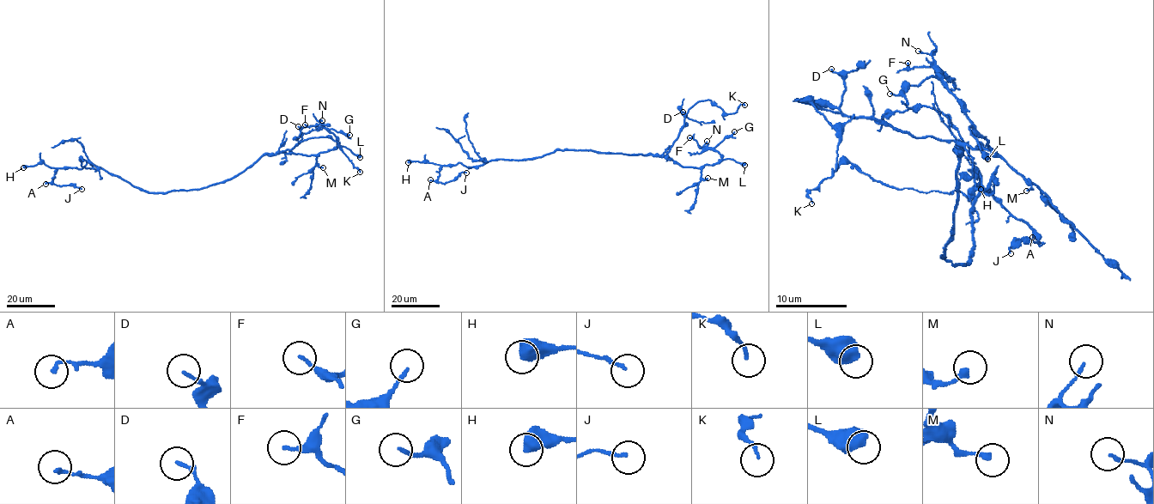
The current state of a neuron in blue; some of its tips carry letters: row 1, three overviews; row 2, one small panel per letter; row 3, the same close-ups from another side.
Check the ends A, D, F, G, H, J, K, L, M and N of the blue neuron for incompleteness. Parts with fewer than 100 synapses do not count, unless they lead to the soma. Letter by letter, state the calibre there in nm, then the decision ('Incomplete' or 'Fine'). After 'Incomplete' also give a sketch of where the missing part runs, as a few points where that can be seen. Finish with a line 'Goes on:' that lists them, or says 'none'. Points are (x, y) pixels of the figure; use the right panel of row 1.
A: Thickness 140 nm. Fine
D: Thickness 130 nm. Fine
F: Thickness 150 nm. Fine
G: Thickness 140 nm. Fine
H: Thickness 650 nm. Fine
J: Thickness 130 nm. Fine
K: Thickness 120 nm. Fine
L: Thickness 700 nm. Fine
M: Thickness 240 nm. Fine
N: Thickness 140 nm. Fine
Goes on: none

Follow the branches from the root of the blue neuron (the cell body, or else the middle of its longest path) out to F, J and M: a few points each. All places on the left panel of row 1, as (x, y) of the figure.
F: (208, 187), (238, 176), (266, 154), (317, 155), (337, 146), (332, 133), (305, 124)
J: (208, 187), (148, 192), (88, 162), (80, 169), (57, 169), (52, 181), (54, 184), (74, 185), (81, 189)
M: (208, 187), (238, 176), (266, 154), (285, 152), (314, 155), (316, 163), (323, 167)

